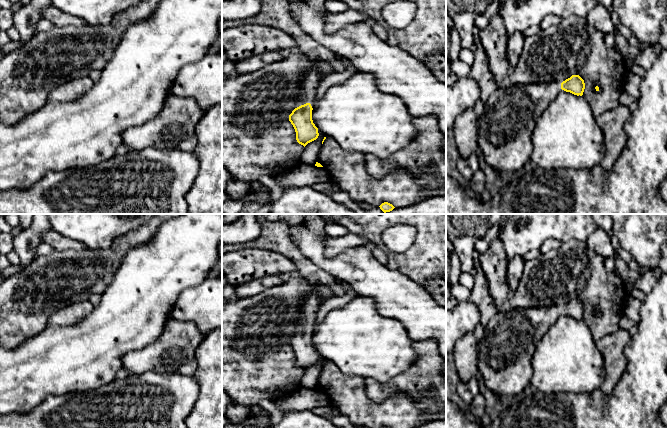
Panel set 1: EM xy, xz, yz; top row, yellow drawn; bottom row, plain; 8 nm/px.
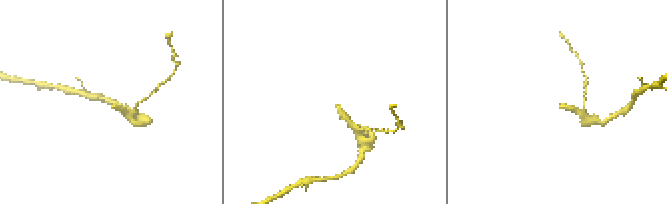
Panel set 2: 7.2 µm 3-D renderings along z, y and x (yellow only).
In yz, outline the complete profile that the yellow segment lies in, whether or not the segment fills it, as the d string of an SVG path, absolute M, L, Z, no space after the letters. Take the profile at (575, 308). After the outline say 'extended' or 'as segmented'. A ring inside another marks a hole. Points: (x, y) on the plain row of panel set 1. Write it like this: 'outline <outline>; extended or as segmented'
outline M579 299L558 308L549 307L512 308L506 312L498 311L484 327L484 335L477 343L477 366L479 376L485 386L503 399L518 399L530 384L533 375L532 356L536 344L555 324L560 314L582 320L585 307Z; extended

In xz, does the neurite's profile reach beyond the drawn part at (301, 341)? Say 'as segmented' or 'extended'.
extended

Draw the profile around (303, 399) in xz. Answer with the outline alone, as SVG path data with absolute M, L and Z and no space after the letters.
M300 387L293 394L282 398L279 402L280 409L283 411L311 411L314 408L328 406L329 404L330 399L325 392L317 391L315 389L310 390L302 387Z

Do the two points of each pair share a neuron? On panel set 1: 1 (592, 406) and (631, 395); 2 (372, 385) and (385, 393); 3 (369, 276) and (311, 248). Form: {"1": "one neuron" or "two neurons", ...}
{"1": "one neuron", "2": "one neuron", "3": "one neuron"}

